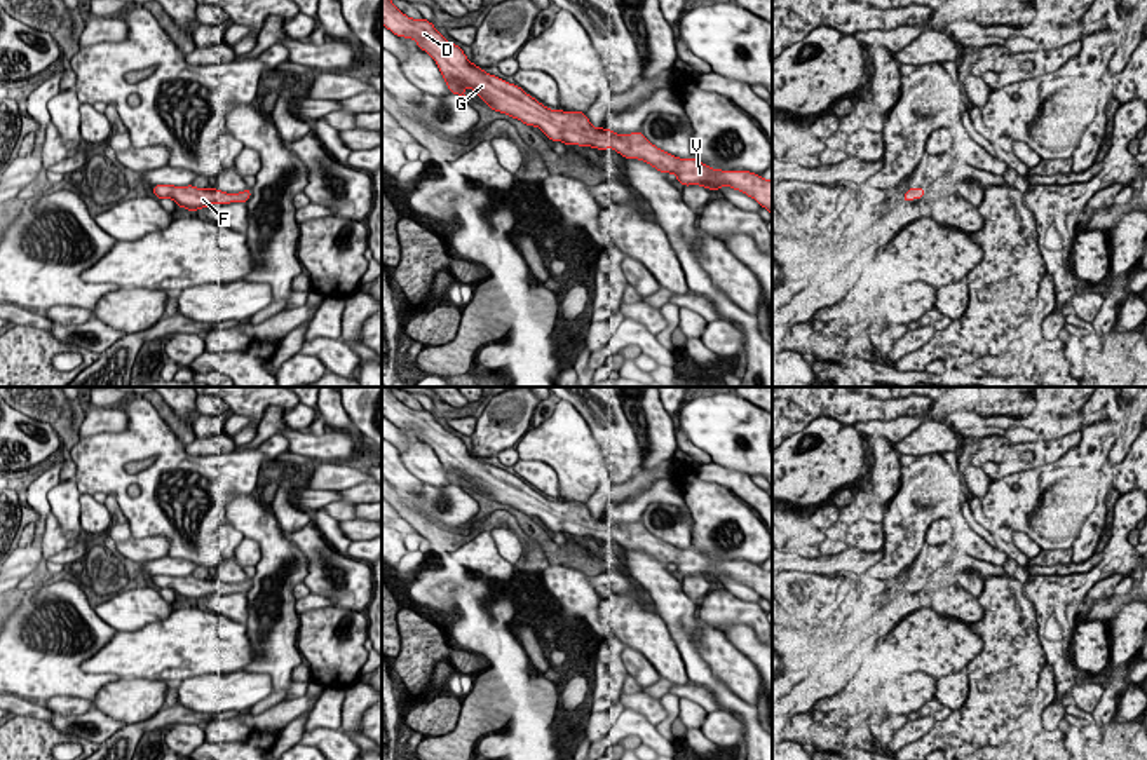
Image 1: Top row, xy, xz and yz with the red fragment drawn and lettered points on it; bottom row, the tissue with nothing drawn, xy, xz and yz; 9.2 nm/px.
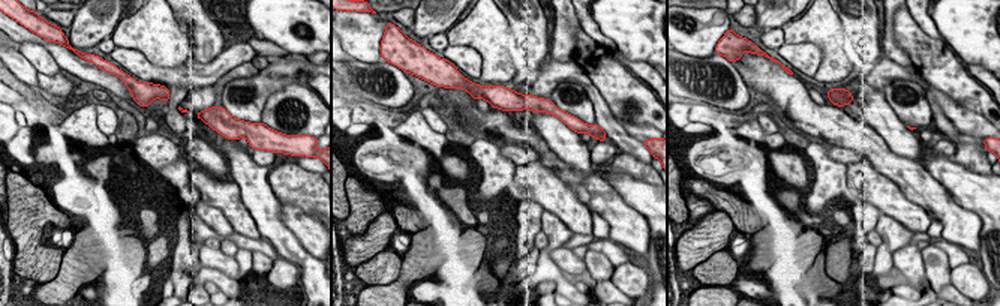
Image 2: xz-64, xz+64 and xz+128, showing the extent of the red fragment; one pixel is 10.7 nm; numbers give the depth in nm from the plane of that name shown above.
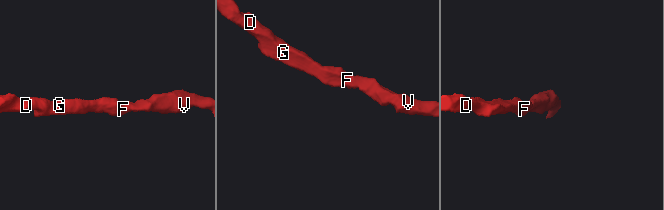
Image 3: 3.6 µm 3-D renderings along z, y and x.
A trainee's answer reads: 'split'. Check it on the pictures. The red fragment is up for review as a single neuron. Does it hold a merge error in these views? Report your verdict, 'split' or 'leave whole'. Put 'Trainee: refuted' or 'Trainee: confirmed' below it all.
leave whole
Trainee: refuted

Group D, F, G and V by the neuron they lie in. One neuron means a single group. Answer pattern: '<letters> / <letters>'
D F G V

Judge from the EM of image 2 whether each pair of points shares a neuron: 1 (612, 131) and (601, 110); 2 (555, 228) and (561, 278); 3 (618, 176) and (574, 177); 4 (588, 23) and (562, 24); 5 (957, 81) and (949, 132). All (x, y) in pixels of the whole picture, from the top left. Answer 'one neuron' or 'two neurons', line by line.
1: one neuron
2: one neuron
3: two neurons
4: one neuron
5: two neurons

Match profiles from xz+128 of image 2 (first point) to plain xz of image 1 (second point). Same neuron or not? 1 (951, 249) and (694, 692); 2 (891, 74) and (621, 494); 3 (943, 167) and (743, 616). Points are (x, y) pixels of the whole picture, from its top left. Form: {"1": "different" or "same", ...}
{"1": "same", "2": "different", "3": "different"}

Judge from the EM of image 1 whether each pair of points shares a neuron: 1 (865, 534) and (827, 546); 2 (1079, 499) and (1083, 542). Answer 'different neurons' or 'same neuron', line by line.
1: same neuron
2: different neurons

